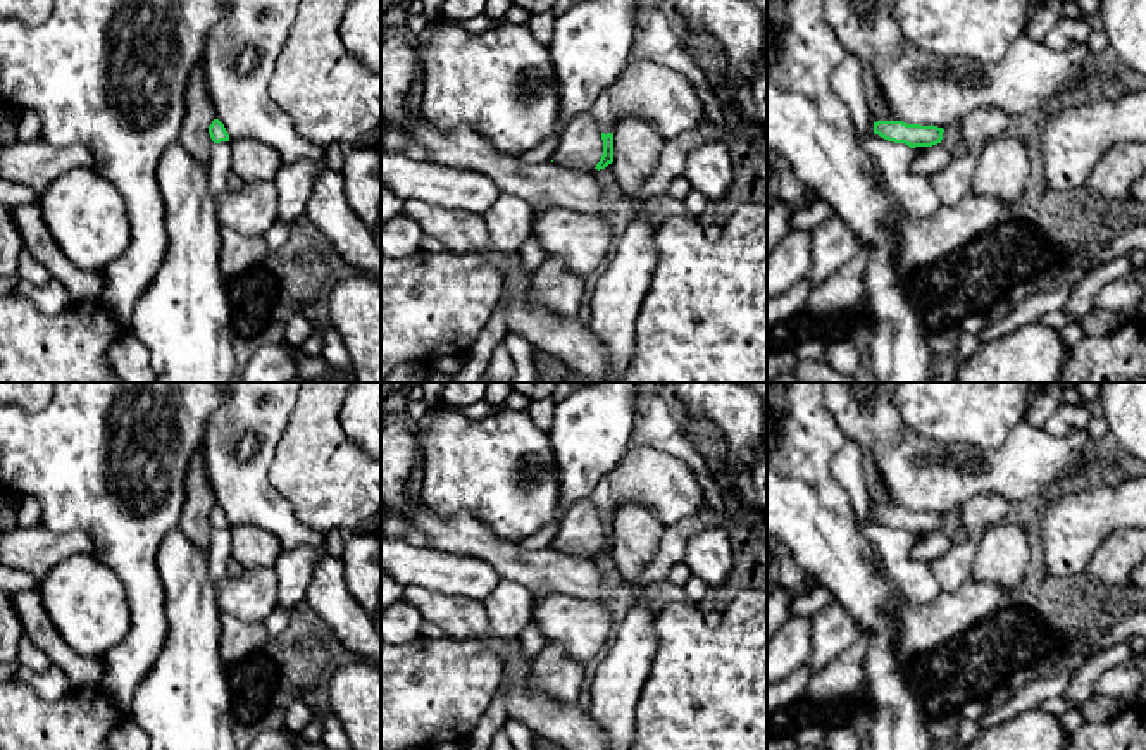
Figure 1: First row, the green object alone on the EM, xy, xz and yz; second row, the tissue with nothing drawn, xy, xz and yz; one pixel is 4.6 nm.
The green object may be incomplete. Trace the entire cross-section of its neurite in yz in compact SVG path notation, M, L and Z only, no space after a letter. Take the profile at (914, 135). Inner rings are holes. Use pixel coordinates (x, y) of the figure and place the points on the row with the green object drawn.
M877 121L874 122L874 133L888 141L905 143L910 148L915 148L941 143L944 129L932 124L920 126L906 124L903 121Z

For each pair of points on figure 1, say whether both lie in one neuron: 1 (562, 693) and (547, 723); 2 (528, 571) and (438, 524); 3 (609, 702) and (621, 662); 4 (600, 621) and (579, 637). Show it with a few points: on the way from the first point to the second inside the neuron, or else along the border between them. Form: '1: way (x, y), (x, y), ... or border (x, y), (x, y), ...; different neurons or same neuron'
1: border (528, 676), (533, 693), (576, 704); different neurons
2: way (505, 557), (488, 545), (460, 535); same neuron
3: way (616, 692), (621, 673); same neuron
4: way (595, 623), (585, 631); same neuron

